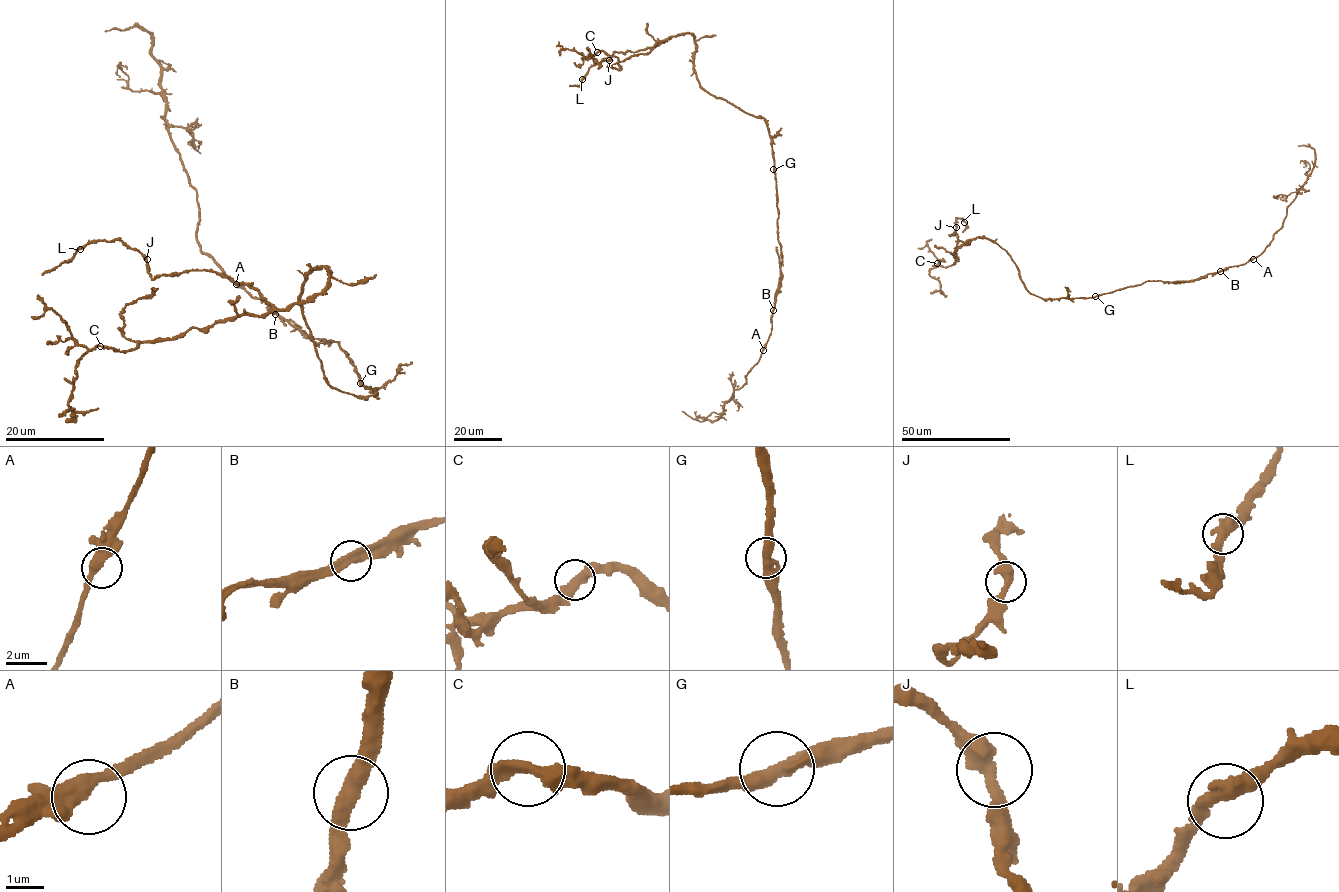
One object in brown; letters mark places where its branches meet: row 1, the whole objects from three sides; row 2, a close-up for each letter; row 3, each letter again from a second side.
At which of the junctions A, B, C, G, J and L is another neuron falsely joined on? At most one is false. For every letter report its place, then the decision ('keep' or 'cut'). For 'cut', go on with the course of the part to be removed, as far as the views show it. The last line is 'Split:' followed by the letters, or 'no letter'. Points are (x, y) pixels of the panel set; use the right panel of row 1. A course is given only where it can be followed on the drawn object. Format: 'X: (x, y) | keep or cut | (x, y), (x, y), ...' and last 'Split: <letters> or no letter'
A: (1253, 259) | keep
B: (1220, 271) | cut | (1220, 271), (1262, 253), (1281, 227), (1287, 207), (1315, 158), (1309, 145), (1298, 145)
C: (937, 263) | keep
G: (1095, 296) | keep
J: (956, 227) | keep
L: (964, 222) | keep
Split: B

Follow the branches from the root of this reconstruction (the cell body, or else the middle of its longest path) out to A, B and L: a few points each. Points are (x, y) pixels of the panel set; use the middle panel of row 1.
A: (774, 162), (778, 241), (782, 264), (771, 331), (763, 350)
B: (774, 162), (778, 241), (782, 264), (773, 310)
L: (774, 162), (763, 118), (701, 87), (690, 33), (644, 50), (614, 52), (609, 60), (591, 65), (582, 79)

